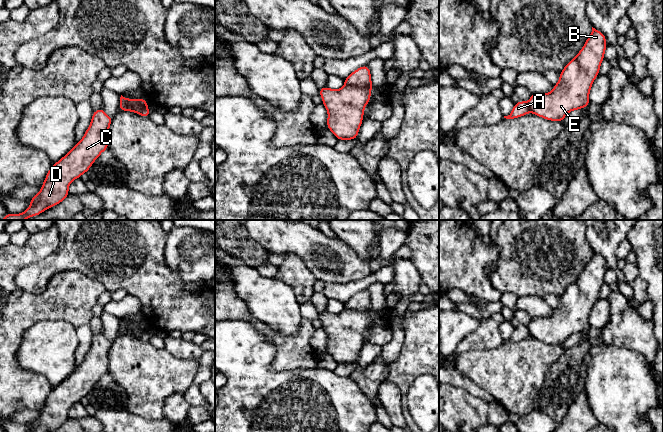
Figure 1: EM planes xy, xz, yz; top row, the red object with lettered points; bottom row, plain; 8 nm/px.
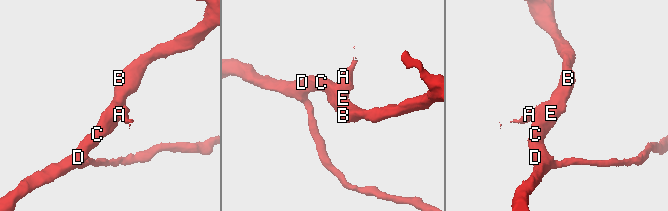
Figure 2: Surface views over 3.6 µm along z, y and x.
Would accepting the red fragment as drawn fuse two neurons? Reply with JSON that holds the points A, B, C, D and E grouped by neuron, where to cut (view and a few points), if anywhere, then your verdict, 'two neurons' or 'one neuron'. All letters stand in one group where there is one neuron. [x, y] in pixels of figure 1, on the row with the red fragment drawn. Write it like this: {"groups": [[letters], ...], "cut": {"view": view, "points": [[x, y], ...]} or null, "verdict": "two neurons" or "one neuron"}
{"groups": [["A"], ["B", "C", "D", "E"]], "cut": {"view": "xz", "points": [[345, 84], [371, 88]]}, "verdict": "two neurons"}

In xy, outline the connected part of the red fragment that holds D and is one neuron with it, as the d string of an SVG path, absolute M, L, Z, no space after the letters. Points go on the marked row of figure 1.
M103 107L99 110L95 110L92 115L91 123L83 138L64 157L52 165L39 193L28 200L31 202L31 206L21 214L7 213L1 220L25 220L26 218L41 214L66 199L69 196L68 188L70 183L80 178L82 174L87 173L100 154L108 149L109 127L112 119L113 117L108 116L104 112Z

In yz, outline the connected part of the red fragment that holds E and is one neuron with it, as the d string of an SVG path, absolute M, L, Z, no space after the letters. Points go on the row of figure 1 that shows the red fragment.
M592 27L583 48L560 72L552 92L531 95L529 112L550 121L563 122L570 111L588 107L591 86L599 75L607 46L603 32Z

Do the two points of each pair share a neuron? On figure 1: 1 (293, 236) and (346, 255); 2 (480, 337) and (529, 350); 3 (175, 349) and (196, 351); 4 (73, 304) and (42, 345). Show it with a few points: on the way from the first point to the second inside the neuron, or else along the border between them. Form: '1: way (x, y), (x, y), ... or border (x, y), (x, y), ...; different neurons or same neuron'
1: way (306, 242), (314, 248), (333, 250); same neuron
2: border (503, 341), (500, 344); different neurons
3: way (180, 349), (191, 350); same neuron
4: border (38, 321), (65, 320), (75, 328); different neurons

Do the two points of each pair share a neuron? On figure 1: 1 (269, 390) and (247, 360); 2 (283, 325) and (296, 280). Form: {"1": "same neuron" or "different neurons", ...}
{"1": "same neuron", "2": "different neurons"}

